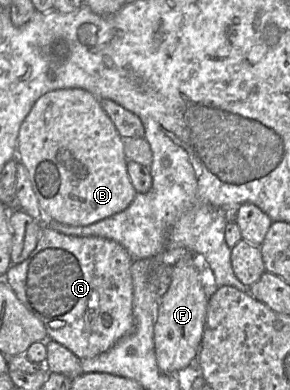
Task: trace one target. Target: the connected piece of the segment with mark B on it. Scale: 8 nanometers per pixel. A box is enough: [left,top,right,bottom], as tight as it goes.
[17,89,136,226]

